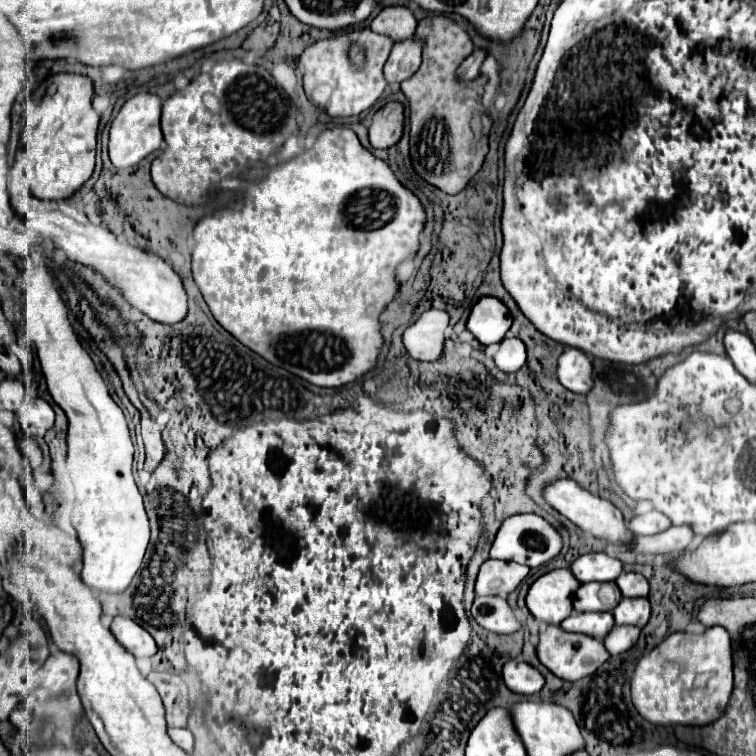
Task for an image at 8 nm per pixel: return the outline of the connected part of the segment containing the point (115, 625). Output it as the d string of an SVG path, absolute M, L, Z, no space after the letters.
M116 616L112 620L110 630L112 630L114 638L128 652L132 652L136 658L150 658L150 656L156 654L156 642L154 642L154 638L142 626L138 626L134 620L124 618L124 616Z

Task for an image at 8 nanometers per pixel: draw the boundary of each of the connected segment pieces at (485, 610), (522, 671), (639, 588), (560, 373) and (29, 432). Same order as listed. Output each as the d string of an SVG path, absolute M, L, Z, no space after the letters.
M480 596L472 604L472 618L496 634L514 634L520 630L520 622L514 618L506 598L502 596Z
M520 660L506 662L504 668L502 668L502 678L512 692L526 694L526 696L538 694L544 686L542 674L534 666L520 662Z
M622 572L616 578L616 584L624 596L630 596L630 598L648 596L648 580L638 572Z
M564 348L558 358L556 376L564 388L576 394L586 394L592 388L592 362L582 350Z
M26 398L16 410L16 420L24 436L44 436L54 426L54 410L42 398Z

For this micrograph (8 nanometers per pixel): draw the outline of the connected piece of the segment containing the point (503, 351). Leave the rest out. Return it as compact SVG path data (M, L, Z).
M514 336L504 338L498 352L494 354L494 364L506 374L516 374L526 364L526 346L522 340Z

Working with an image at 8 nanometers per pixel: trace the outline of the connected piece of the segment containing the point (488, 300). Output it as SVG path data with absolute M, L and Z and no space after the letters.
M484 296L474 304L466 326L482 346L488 346L504 338L512 326L512 316L498 298Z

